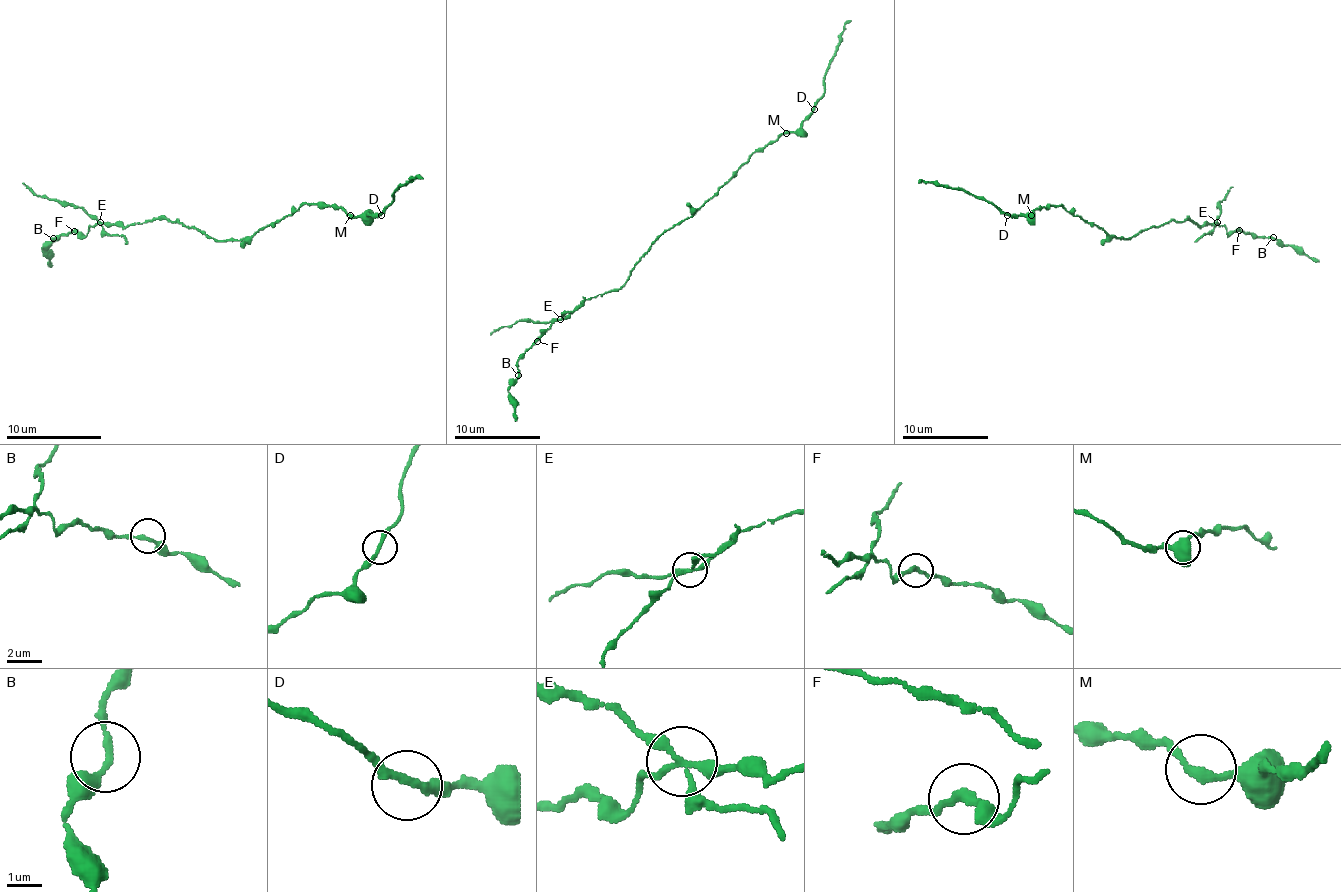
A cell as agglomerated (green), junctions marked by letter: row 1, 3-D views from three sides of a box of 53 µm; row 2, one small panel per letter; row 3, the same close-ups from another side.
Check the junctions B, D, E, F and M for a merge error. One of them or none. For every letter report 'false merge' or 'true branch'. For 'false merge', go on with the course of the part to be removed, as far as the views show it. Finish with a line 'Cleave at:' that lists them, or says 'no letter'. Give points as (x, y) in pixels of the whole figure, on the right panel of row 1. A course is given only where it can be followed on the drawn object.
B: true branch
D: true branch
E: false merge; course (1217, 222), (1224, 198), (1232, 187)
F: true branch
M: true branch
Cleave at: E

